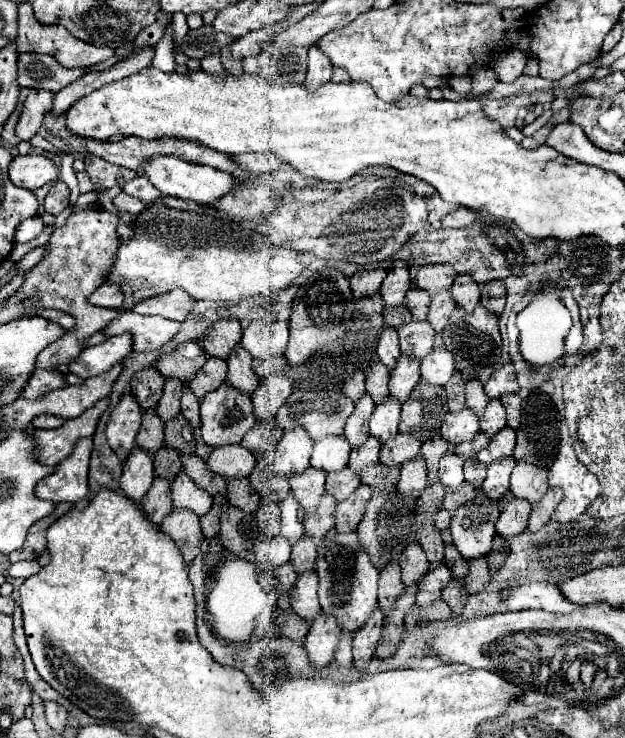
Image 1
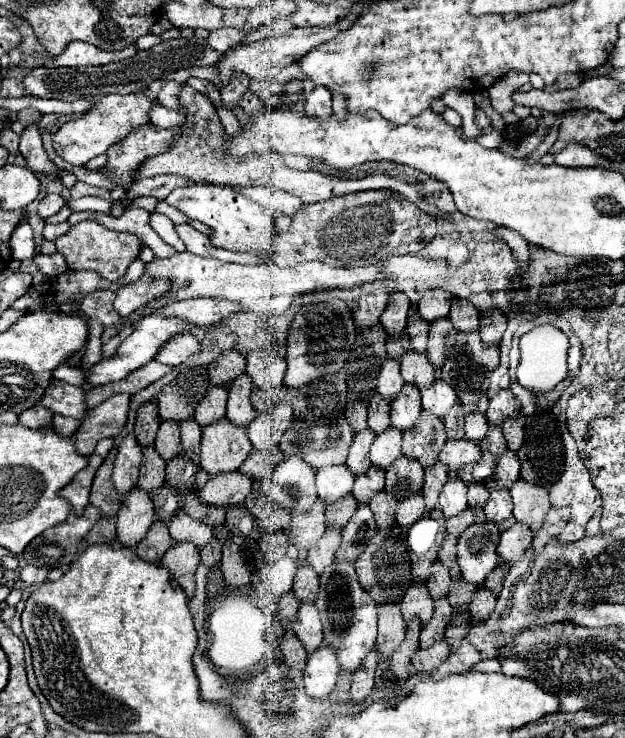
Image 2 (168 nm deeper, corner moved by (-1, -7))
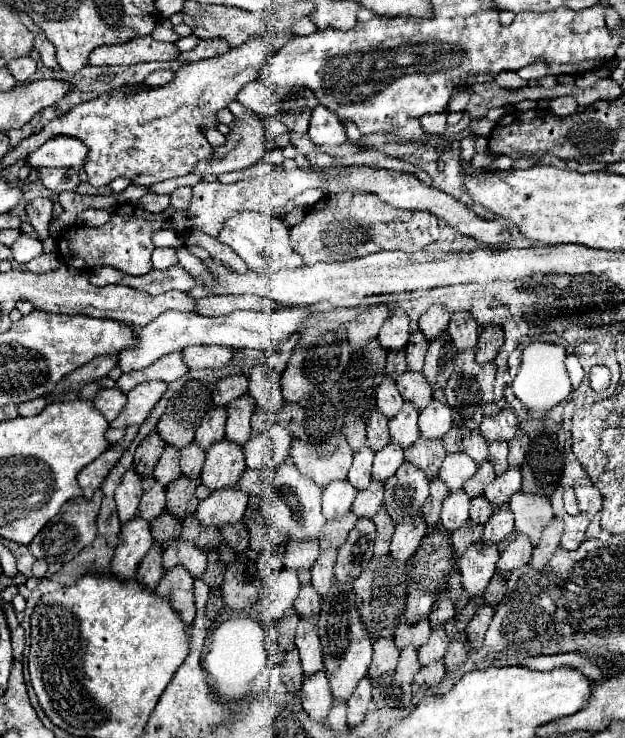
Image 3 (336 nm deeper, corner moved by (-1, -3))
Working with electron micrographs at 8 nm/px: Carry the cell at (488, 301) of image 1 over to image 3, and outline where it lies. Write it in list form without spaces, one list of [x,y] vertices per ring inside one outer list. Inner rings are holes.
[[[497,326],[483,328],[483,330],[481,330],[481,336],[479,336],[477,350],[475,350],[477,362],[479,362],[479,364],[493,362],[501,346],[503,346],[503,332],[501,332],[501,328],[497,328]]]

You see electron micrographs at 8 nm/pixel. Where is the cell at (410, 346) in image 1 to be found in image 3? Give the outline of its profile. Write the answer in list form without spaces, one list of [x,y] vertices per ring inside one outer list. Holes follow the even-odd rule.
[[[405,372],[397,378],[397,390],[405,402],[413,402],[417,410],[425,410],[433,400],[433,390],[421,372]]]

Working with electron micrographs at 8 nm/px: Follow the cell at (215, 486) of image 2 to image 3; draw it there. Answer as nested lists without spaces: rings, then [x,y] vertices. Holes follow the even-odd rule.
[[[225,488],[221,492],[211,492],[209,498],[199,502],[197,520],[203,526],[221,528],[225,524],[241,522],[247,508],[247,496],[239,488]]]

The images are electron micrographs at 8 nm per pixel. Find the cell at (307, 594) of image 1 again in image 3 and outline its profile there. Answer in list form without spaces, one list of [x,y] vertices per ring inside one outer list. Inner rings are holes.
[[[299,620],[297,634],[295,634],[295,646],[299,650],[301,658],[301,668],[305,678],[313,676],[323,668],[323,656],[321,656],[321,644],[315,626],[311,620]]]

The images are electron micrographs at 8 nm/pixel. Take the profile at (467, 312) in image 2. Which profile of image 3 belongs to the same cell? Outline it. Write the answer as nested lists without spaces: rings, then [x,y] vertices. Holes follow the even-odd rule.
[[[457,312],[451,316],[449,336],[457,350],[473,350],[479,338],[479,326],[467,312]]]

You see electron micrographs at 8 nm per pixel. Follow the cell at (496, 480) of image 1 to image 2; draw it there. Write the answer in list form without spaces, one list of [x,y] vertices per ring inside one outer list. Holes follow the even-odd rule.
[[[495,488],[491,490],[491,496],[487,500],[487,504],[483,506],[485,510],[485,516],[487,520],[493,520],[493,522],[503,522],[505,518],[511,516],[511,510],[513,510],[513,504],[511,504],[511,494],[507,488]]]

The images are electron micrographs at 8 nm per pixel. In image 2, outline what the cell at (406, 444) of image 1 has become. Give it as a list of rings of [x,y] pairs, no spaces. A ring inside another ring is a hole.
[[[399,456],[387,468],[387,482],[385,492],[395,496],[397,500],[419,492],[423,486],[423,466],[407,456]]]

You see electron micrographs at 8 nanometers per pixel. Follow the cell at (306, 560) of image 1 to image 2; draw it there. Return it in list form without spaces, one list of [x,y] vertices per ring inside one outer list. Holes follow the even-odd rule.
[[[297,566],[295,572],[295,582],[293,582],[293,594],[301,602],[313,602],[317,598],[317,588],[319,588],[319,576],[317,572],[309,566]]]

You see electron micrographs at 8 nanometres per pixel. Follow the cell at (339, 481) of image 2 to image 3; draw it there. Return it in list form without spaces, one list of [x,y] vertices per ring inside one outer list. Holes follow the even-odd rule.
[[[333,482],[323,490],[323,516],[327,520],[337,520],[351,510],[357,490],[347,482]]]

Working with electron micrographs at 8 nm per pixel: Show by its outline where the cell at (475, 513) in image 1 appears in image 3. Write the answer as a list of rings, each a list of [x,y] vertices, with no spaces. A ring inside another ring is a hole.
[[[483,540],[469,546],[465,556],[457,560],[457,568],[463,576],[463,588],[469,598],[481,596],[495,574],[499,560],[499,550],[495,544],[485,544]]]

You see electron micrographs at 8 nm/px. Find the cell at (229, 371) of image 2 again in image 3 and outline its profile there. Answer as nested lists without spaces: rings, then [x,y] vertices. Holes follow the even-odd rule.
[[[241,374],[229,376],[229,378],[223,378],[215,384],[213,404],[227,408],[233,400],[241,398],[243,394],[247,394],[247,378],[241,376]]]

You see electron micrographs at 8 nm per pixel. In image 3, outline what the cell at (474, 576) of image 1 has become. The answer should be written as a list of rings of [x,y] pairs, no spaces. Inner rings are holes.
[[[481,604],[477,614],[473,616],[473,620],[469,622],[467,636],[469,636],[469,642],[471,642],[473,650],[479,650],[483,646],[483,638],[485,638],[487,626],[491,624],[491,618],[493,618],[493,608],[487,606],[487,604]]]

